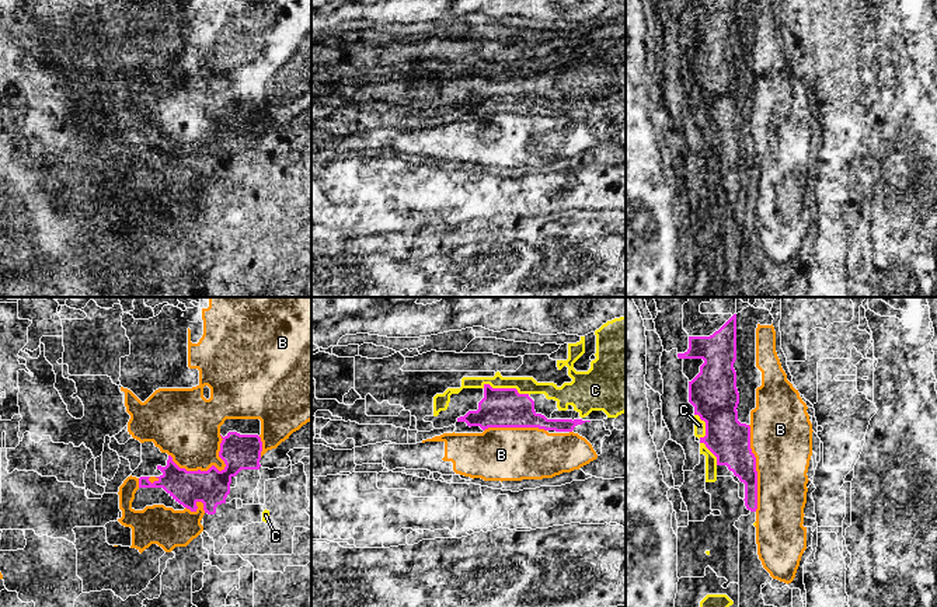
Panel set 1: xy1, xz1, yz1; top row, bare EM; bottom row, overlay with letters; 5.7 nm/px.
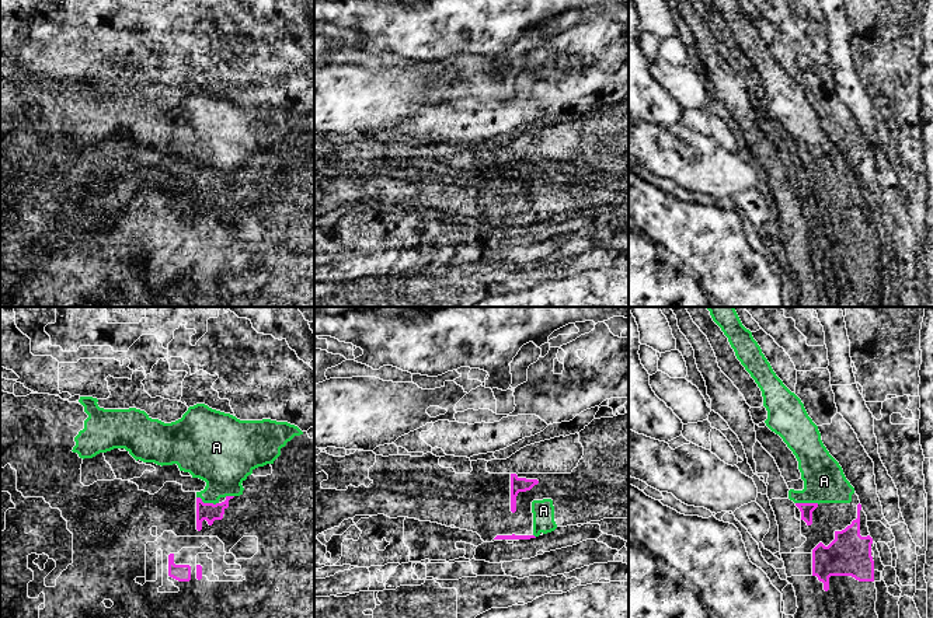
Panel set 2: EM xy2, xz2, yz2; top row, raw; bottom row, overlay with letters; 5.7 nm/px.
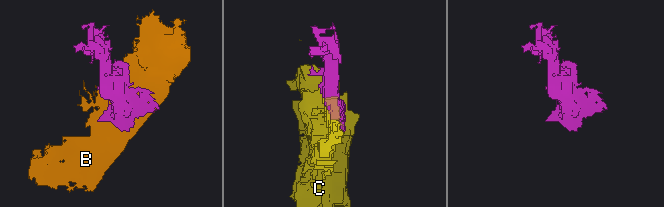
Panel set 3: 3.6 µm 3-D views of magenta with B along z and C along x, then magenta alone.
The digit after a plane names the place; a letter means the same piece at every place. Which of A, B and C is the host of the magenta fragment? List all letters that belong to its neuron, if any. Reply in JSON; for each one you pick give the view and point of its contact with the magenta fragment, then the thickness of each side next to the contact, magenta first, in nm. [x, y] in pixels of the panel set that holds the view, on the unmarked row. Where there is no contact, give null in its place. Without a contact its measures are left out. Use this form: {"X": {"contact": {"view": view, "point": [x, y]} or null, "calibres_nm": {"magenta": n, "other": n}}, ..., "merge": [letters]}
{"A": {"contact": {"view": "xy2", "point": [208, 189]}, "calibres_nm": {"magenta": 110, "other": 300}}, "C": {"contact": {"view": "xz1", "point": [507, 74]}, "calibres_nm": {"magenta": 220, "other": 100}}, "merge": ["A", "C"]}

